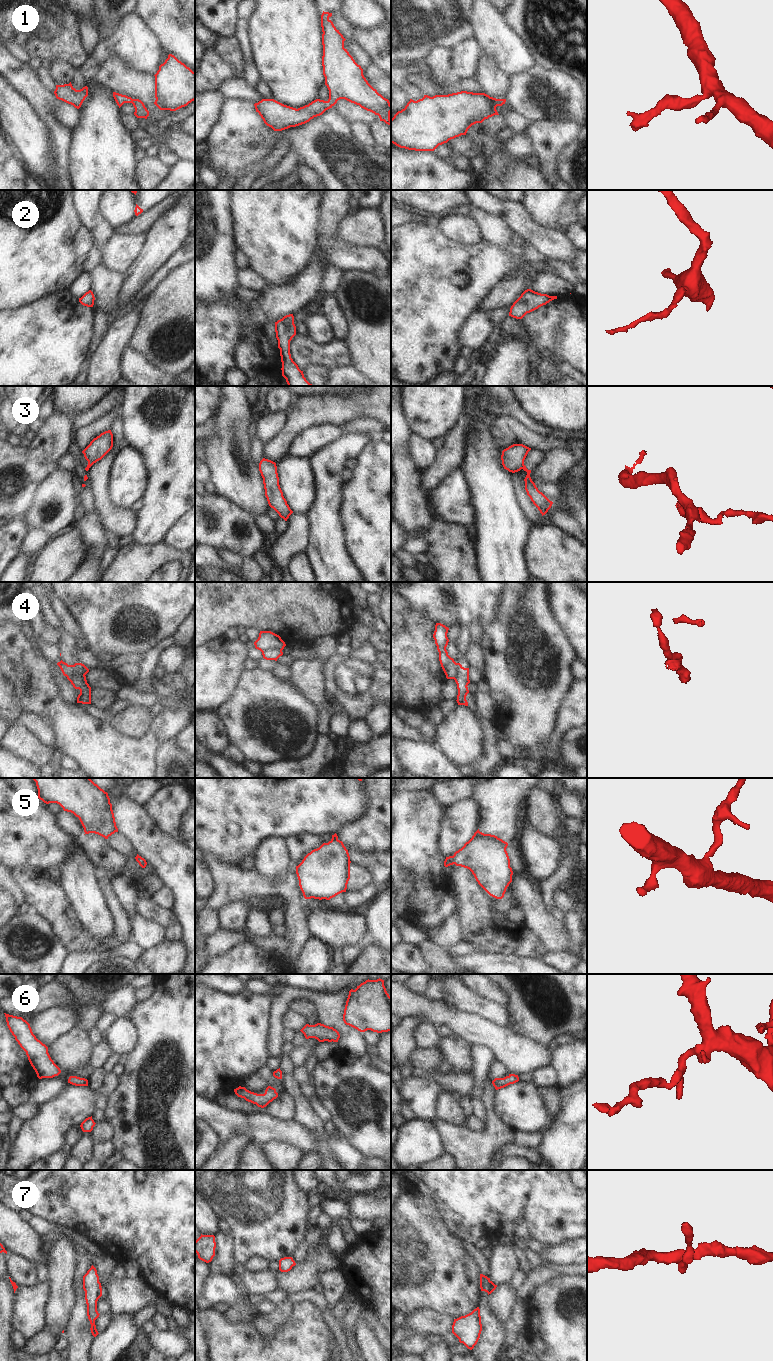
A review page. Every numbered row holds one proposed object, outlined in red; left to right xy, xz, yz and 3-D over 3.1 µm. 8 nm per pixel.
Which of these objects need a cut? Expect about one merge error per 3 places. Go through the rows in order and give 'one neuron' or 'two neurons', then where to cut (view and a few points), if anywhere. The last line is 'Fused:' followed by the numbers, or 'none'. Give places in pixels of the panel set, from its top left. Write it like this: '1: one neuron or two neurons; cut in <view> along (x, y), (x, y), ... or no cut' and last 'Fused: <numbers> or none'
1: one neuron; no cut
2: one neuron; no cut
3: two neurons; cut in yz along (524, 465), (521, 468)
4: two neurons; cut in xy along (84, 675), (75, 673), (67, 678)
5: one neuron; no cut
6: one neuron; no cut
7: one neuron; no cut
Fused: 3, 4

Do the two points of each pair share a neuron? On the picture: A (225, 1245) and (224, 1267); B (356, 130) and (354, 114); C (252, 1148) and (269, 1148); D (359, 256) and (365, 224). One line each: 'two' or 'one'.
A: one
B: two
C: two
D: two

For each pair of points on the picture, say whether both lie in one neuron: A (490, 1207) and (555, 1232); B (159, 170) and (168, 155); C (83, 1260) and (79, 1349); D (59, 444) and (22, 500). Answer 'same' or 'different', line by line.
A: same
B: different
C: same
D: same

